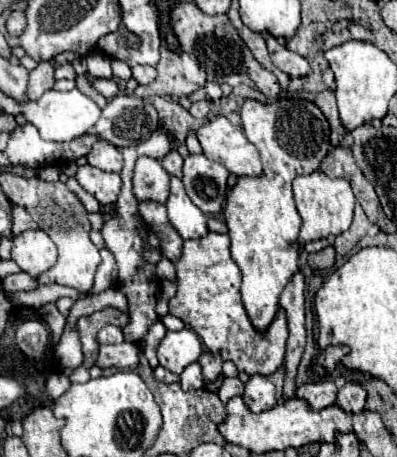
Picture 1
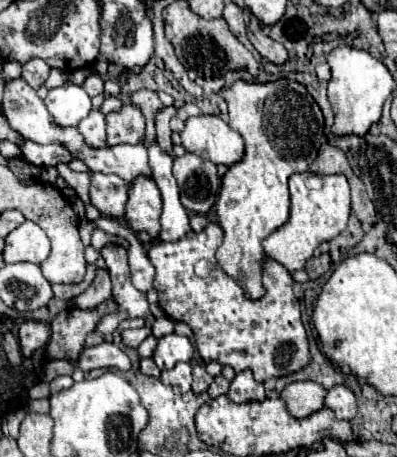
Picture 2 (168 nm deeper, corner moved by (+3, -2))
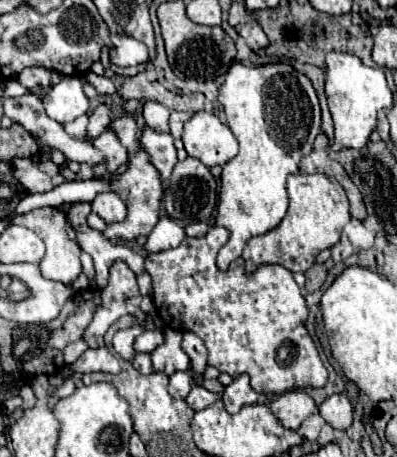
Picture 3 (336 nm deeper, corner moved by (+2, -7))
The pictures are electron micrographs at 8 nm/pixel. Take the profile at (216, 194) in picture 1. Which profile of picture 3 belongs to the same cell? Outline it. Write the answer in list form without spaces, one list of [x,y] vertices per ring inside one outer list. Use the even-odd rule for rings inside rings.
[[[185,158],[183,162],[177,162],[173,168],[169,192],[165,192],[165,198],[163,198],[163,204],[165,204],[165,210],[169,212],[169,216],[173,216],[173,220],[177,220],[181,224],[207,222],[207,218],[211,216],[211,212],[217,204],[217,184],[215,184],[215,178],[209,172],[209,168],[195,158]]]

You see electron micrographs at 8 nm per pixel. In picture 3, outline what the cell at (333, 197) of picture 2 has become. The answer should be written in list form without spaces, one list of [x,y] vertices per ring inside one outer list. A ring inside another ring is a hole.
[[[293,174],[293,176],[287,178],[287,190],[289,190],[289,210],[287,210],[287,216],[283,218],[283,222],[275,230],[267,232],[263,236],[251,238],[245,246],[245,250],[243,250],[243,260],[245,260],[247,272],[253,272],[261,264],[281,264],[291,272],[309,270],[315,264],[315,258],[321,250],[331,248],[333,244],[339,242],[343,226],[351,220],[349,200],[347,200],[345,190],[341,188],[341,184],[331,182],[327,176],[321,176],[321,174]]]

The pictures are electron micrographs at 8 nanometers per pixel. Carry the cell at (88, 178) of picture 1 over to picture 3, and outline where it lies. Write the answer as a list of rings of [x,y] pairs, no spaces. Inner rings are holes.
[[[103,192],[97,194],[97,198],[91,202],[91,208],[95,214],[99,214],[107,224],[123,222],[127,216],[127,206],[121,200],[117,192]]]

